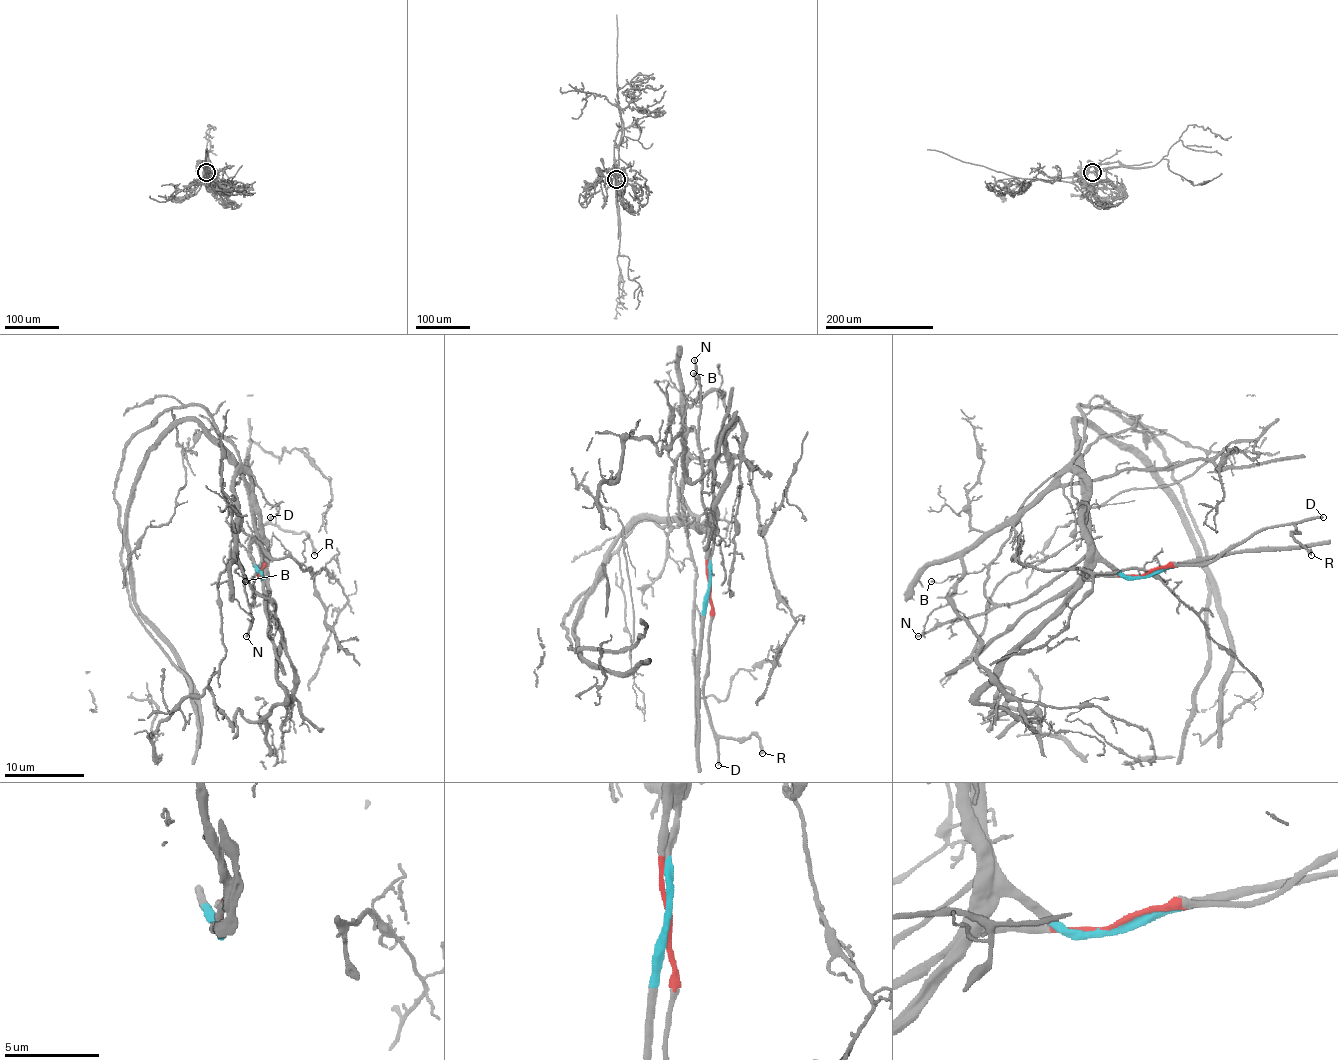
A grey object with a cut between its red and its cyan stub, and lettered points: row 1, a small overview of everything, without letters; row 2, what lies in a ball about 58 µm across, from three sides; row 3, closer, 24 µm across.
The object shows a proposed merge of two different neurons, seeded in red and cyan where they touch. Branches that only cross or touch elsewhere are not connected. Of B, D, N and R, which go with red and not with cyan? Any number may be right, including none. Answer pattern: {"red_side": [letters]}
{"red_side": ["D", "R"]}

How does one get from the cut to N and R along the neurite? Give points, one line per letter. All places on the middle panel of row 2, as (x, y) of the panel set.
N: (710, 588), (712, 546), (710, 524), (702, 500), (698, 437), (700, 379), (694, 359)
R: (710, 588), (712, 604), (704, 701), (710, 727), (718, 735), (730, 739), (744, 739), (754, 733), (762, 753)

